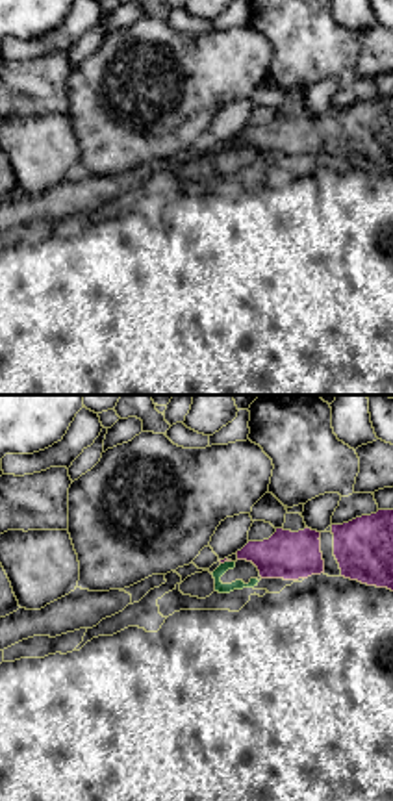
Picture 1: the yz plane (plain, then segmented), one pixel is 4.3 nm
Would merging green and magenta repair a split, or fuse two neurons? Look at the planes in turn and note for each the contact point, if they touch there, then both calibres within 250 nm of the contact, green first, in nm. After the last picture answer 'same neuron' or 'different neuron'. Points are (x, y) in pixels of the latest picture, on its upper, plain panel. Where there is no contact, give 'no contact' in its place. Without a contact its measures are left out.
contact (225, 147); calibres 50 and 20 nm

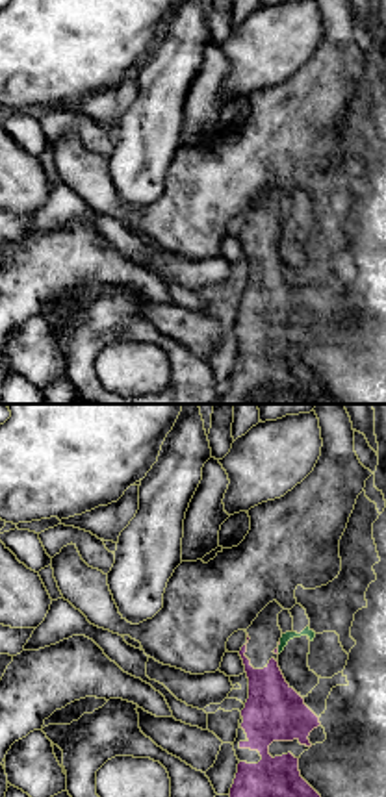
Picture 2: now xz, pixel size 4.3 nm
contact (279, 232); calibres 40 and 20 nm

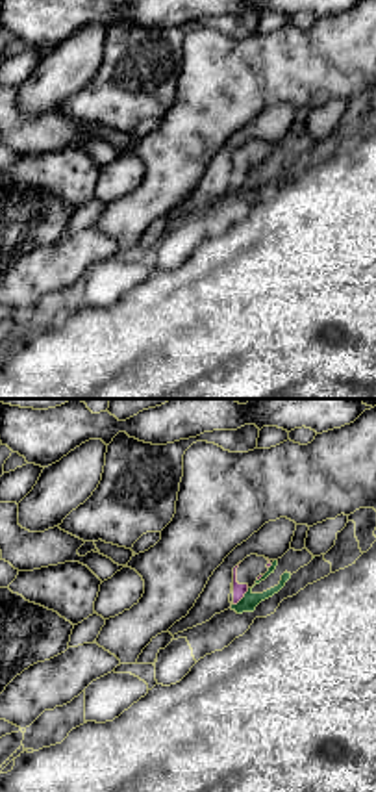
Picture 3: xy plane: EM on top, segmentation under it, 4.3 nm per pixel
contact (243, 182); calibres 70 and 60 nm

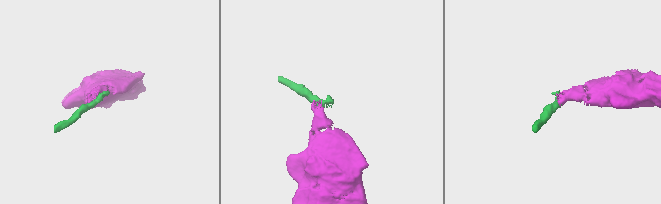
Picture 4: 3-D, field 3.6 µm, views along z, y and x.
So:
different neuron

